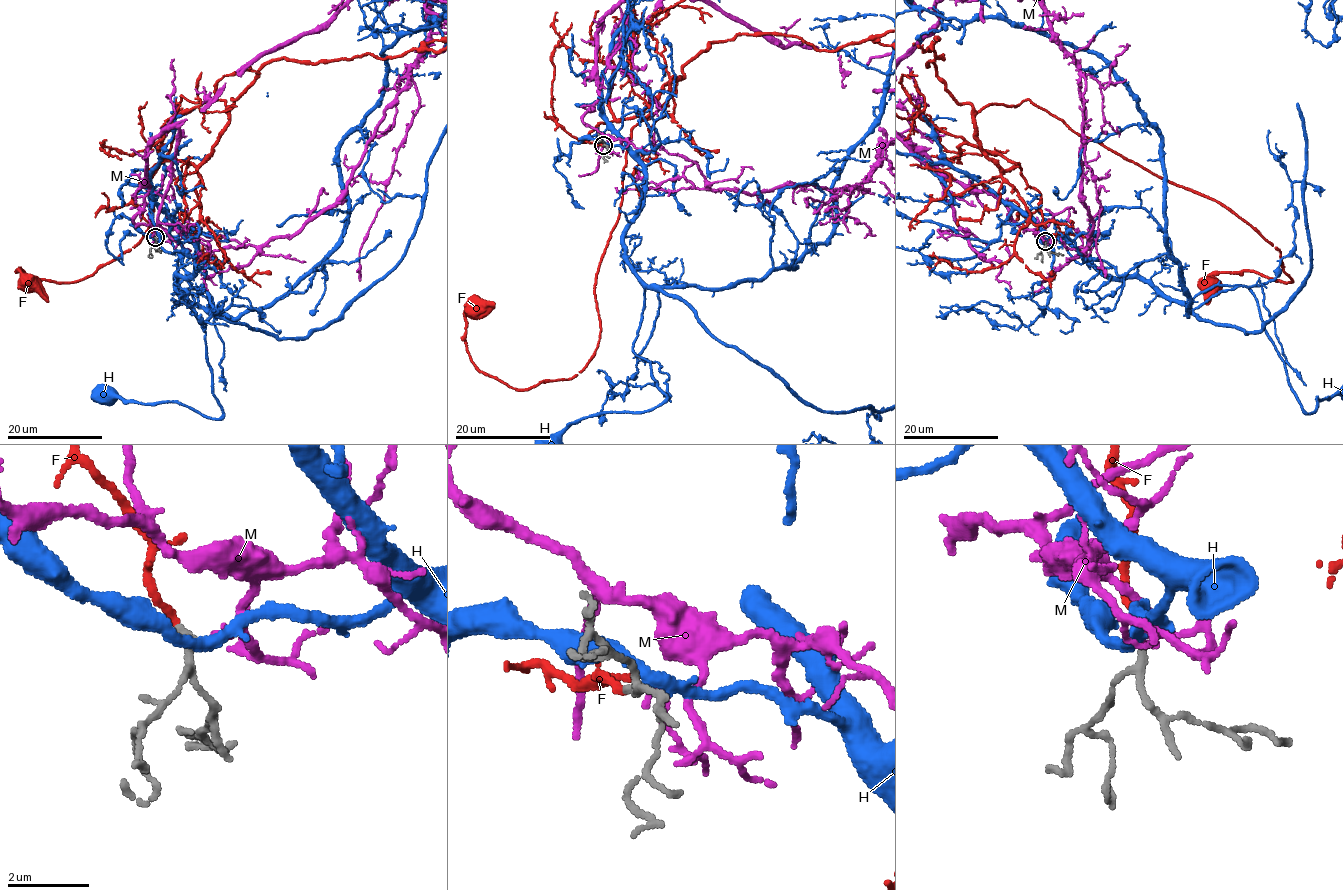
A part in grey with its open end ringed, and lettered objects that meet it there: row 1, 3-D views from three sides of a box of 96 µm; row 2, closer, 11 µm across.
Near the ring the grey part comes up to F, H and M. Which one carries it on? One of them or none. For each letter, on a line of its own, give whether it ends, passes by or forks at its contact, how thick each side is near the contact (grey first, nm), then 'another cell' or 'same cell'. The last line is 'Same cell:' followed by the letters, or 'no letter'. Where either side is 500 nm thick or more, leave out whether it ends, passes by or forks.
F: it ends | 160/190 nm | same cell
H: it passes by | 200/300 nm | another cell
M: it ends | 200/150 nm | another cell
Same cell: F

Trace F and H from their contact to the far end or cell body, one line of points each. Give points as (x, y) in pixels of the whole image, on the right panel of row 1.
F: (1045, 242), (1040, 193), (981, 147), (984, 107), (1030, 100), (1230, 208), (1291, 278), (1214, 272), (1212, 286)
H: (1045, 243), (1062, 237), (1102, 271), (1178, 301), (1246, 286), (1307, 413), (1317, 397)

